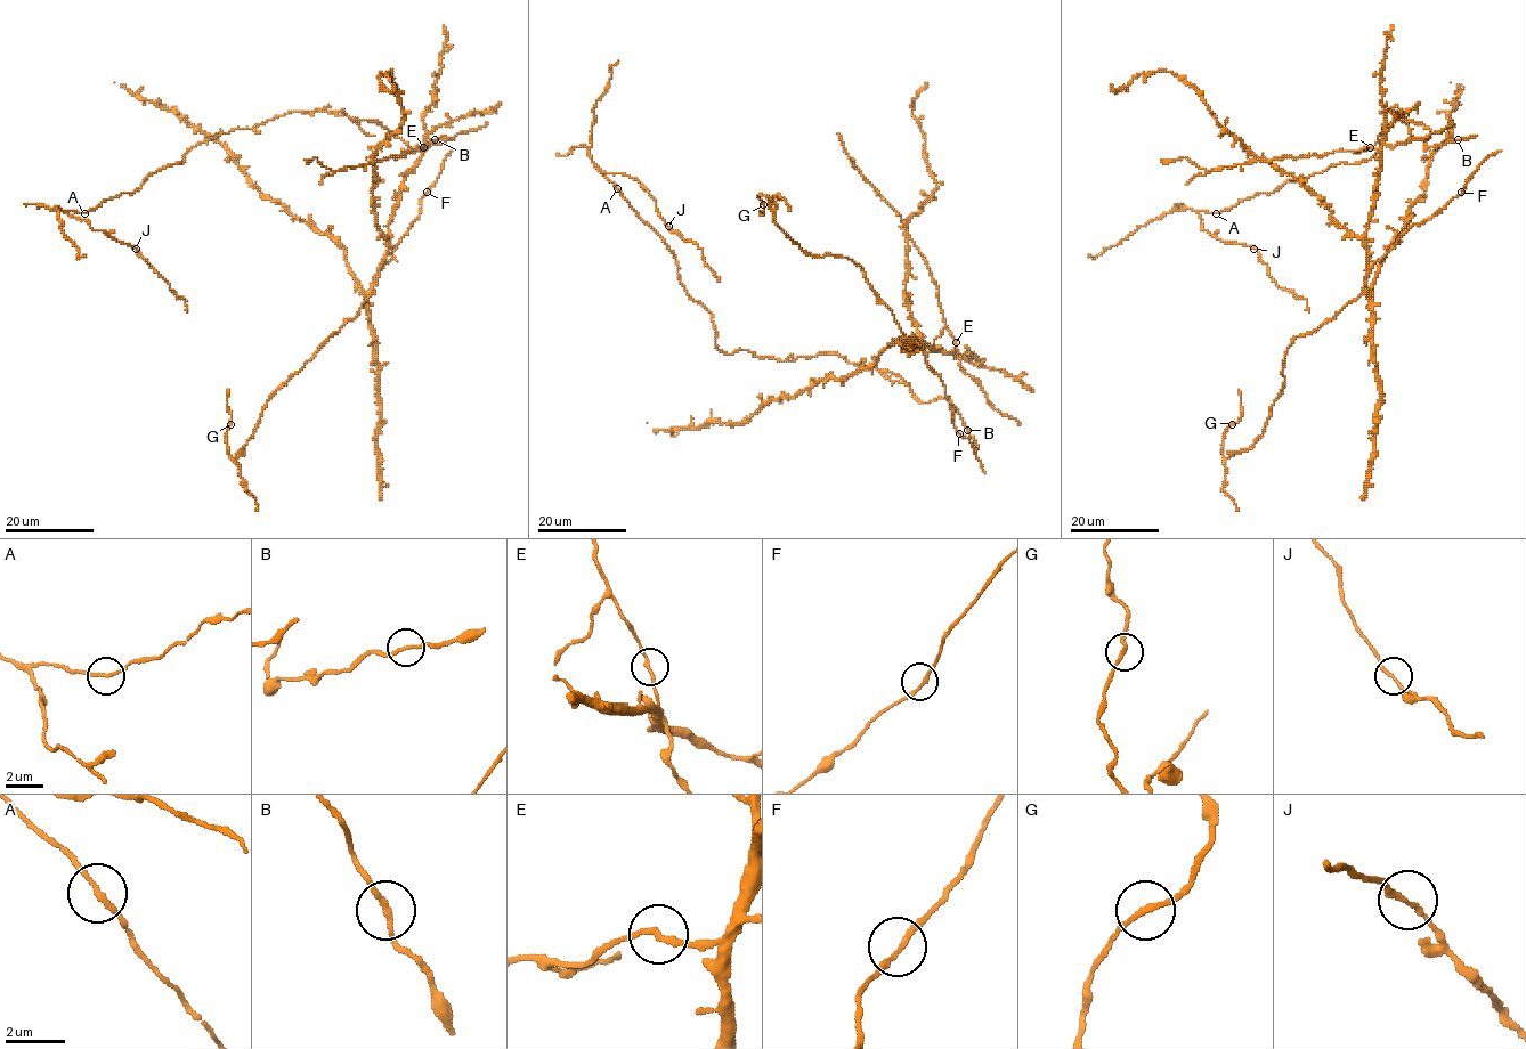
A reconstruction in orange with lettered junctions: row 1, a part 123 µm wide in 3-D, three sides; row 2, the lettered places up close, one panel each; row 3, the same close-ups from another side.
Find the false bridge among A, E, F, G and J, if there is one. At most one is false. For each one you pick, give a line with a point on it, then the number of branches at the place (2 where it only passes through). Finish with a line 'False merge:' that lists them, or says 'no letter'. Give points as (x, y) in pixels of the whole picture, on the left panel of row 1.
False merge: no letter

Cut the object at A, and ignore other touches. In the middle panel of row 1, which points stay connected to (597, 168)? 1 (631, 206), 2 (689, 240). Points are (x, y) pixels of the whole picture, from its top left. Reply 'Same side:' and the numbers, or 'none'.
Same side: 2

